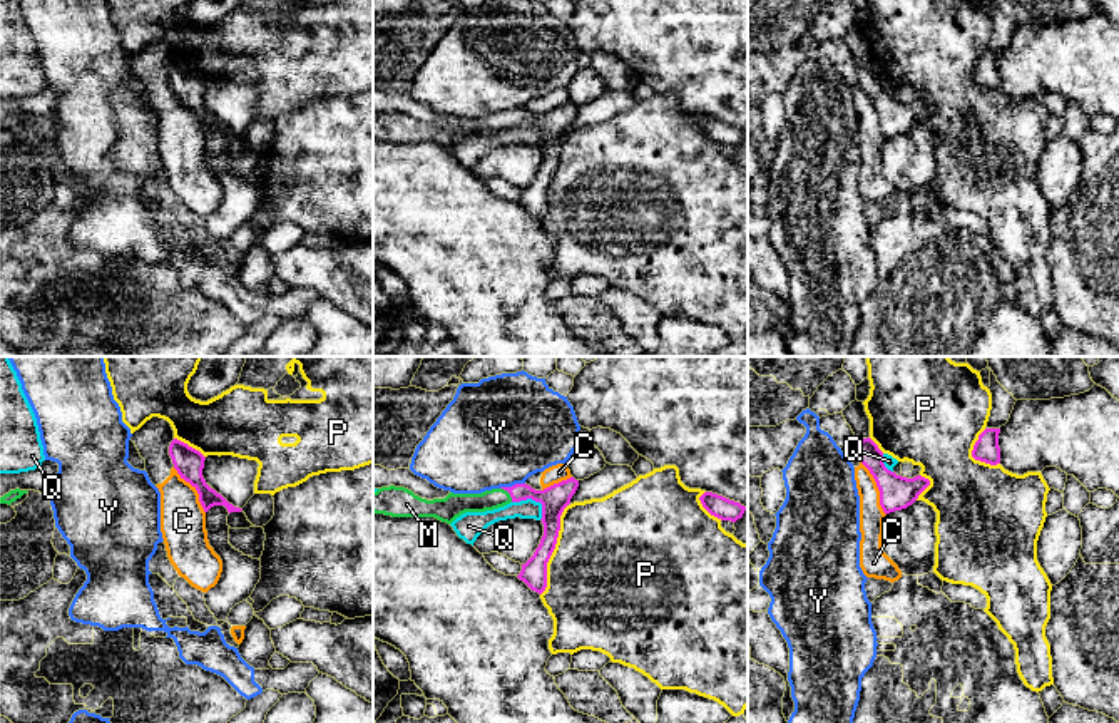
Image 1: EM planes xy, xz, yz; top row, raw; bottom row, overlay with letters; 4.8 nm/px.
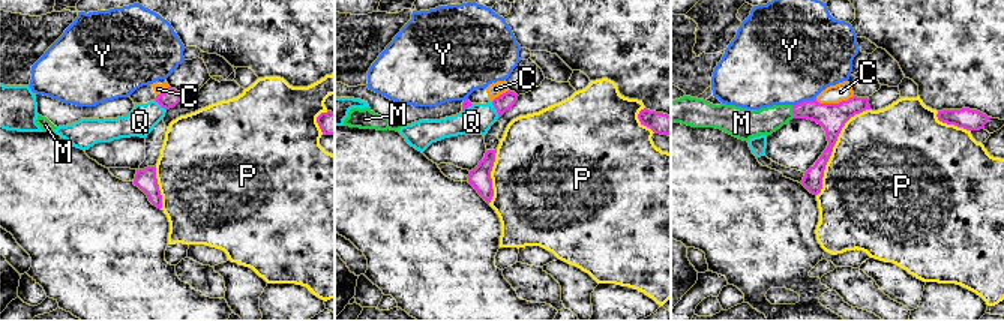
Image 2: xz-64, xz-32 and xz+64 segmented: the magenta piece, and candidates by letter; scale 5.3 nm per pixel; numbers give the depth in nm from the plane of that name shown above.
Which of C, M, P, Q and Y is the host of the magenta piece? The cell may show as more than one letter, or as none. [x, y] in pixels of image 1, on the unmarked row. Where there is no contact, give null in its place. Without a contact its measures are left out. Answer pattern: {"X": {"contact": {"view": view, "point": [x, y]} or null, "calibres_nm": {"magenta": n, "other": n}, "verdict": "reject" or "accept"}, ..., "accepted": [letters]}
{"C": {"contact": {"view": "yz", "point": [877, 111]}, "calibres_nm": {"magenta": 170, "other": 120}, "verdict": "reject"}, "M": {"contact": {"view": "xz", "point": [509, 117]}, "calibres_nm": {"magenta": 140, "other": 100}, "verdict": "accept"}, "P": {"contact": {"view": "xz", "point": [554, 173]}, "calibres_nm": {"magenta": 140, "other": 500}, "verdict": "reject"}, "Q": {"contact": {"view": "xz", "point": [534, 124]}, "calibres_nm": {"magenta": 140, "other": 100}, "verdict": "reject"}, "Y": {"contact": {"view": "xz", "point": [512, 111]}, "calibres_nm": {"magenta": 140, "other": 480}, "verdict": "reject"}, "accepted": ["M"]}

